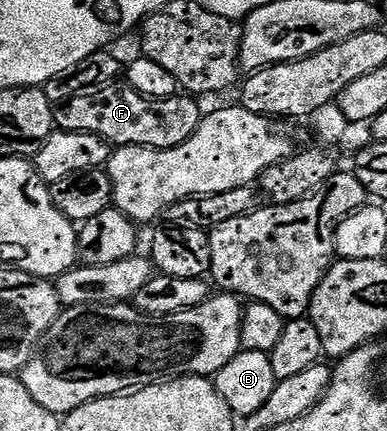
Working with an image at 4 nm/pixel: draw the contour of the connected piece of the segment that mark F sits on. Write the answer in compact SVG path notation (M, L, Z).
M128 83L100 86L88 93L80 93L53 106L53 124L67 131L87 131L108 141L110 146L146 145L148 149L179 147L199 127L203 109L189 95L167 99L151 99L139 95Z

